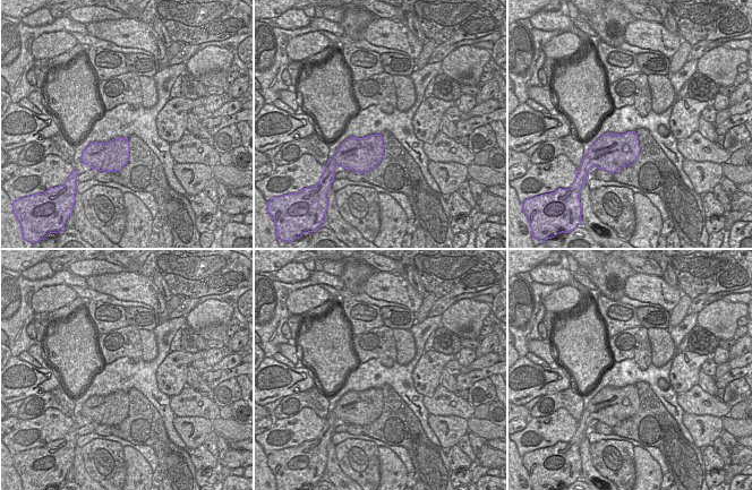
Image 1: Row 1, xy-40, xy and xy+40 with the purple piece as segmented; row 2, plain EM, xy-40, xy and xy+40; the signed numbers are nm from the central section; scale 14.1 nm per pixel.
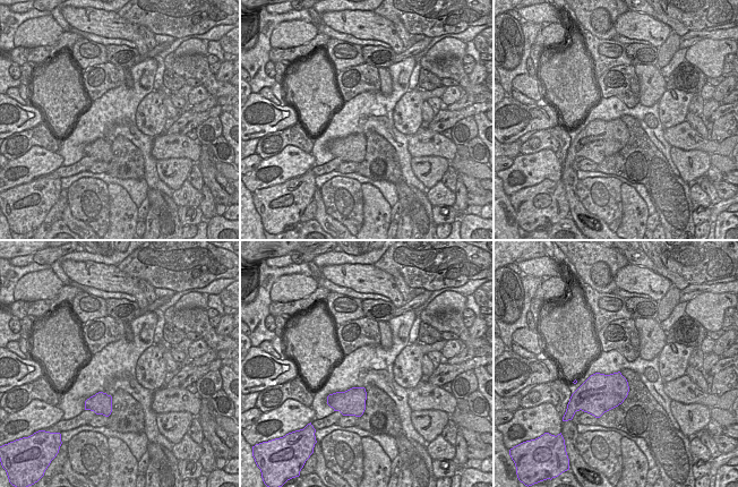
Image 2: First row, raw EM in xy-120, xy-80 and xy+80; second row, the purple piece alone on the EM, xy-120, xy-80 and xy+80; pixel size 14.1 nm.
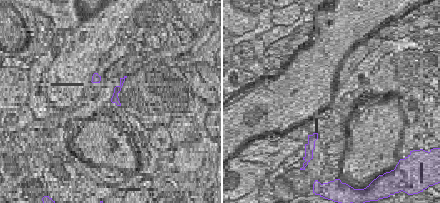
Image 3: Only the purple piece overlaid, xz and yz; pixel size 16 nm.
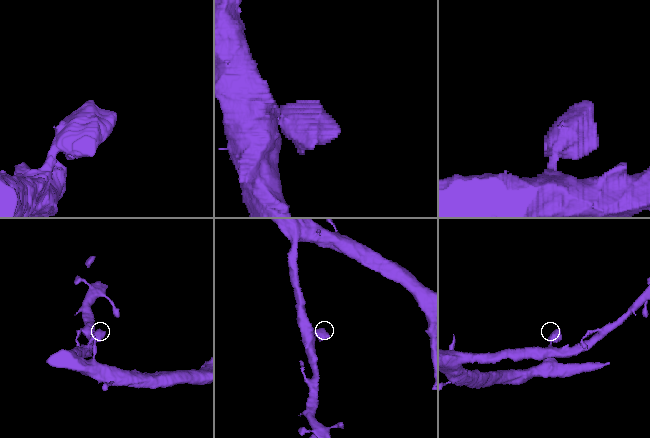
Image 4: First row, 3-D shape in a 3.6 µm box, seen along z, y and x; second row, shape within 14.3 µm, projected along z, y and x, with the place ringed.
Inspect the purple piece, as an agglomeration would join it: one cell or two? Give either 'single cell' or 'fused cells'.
single cell

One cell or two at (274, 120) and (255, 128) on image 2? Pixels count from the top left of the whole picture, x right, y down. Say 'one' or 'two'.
one

